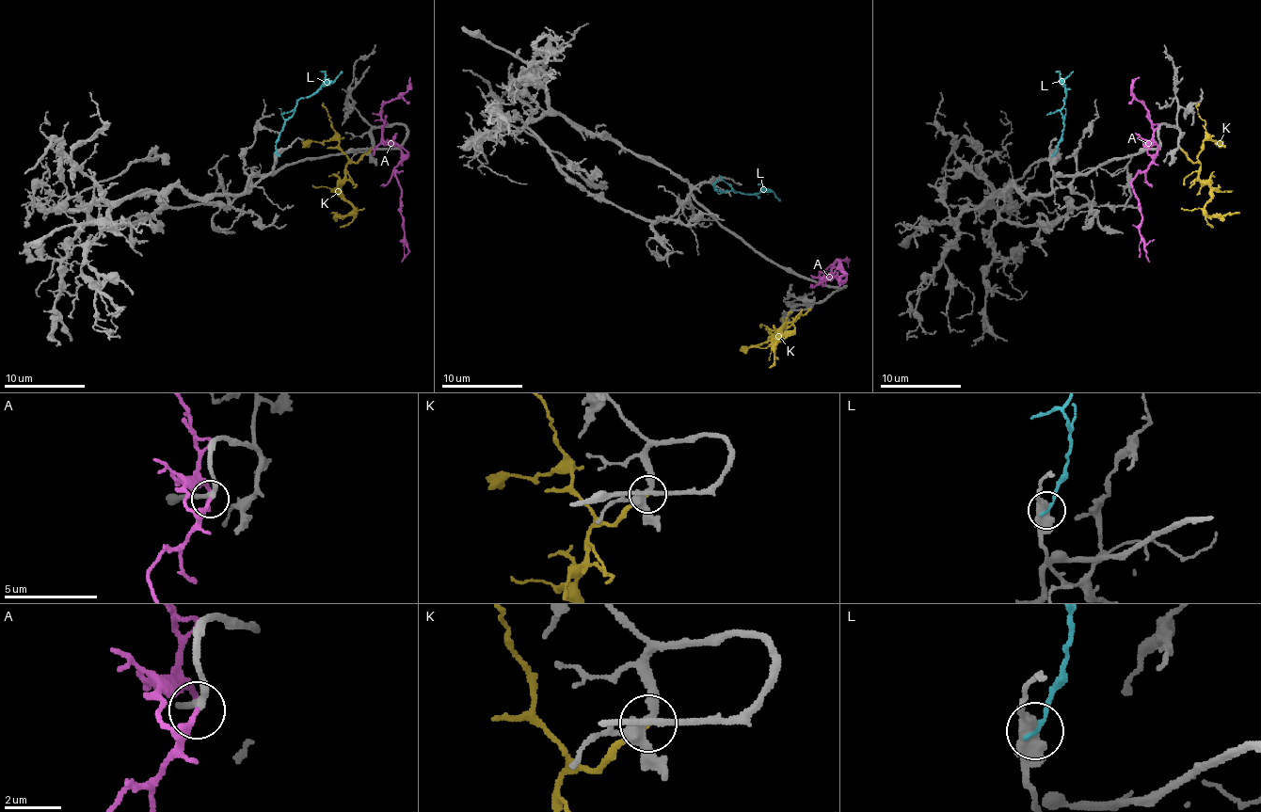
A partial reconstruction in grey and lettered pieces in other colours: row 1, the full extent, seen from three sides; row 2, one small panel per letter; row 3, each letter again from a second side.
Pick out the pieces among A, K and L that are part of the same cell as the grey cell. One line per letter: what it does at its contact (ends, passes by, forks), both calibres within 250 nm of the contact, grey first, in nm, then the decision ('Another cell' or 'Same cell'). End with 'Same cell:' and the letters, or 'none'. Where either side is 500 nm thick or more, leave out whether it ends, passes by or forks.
A: It ends there. Thickness 220 nm (grey) against 300 nm. Same cell
K: It ends there. Thickness 200 nm (grey) against 240 nm. Same cell
L: Thickness 500 nm (grey) against 200 nm. Another cell
Same cell: A, K

